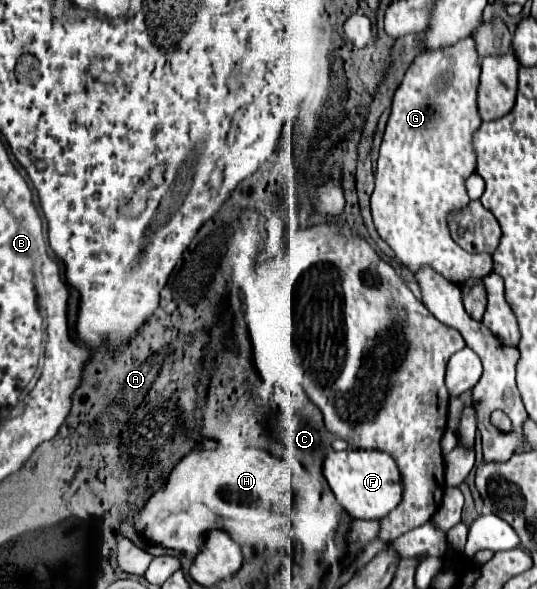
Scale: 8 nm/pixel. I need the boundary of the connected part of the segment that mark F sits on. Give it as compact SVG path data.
M354 450L330 452L322 462L322 476L334 492L342 510L352 518L380 520L386 512L394 510L402 500L402 484L396 462L378 450Z

